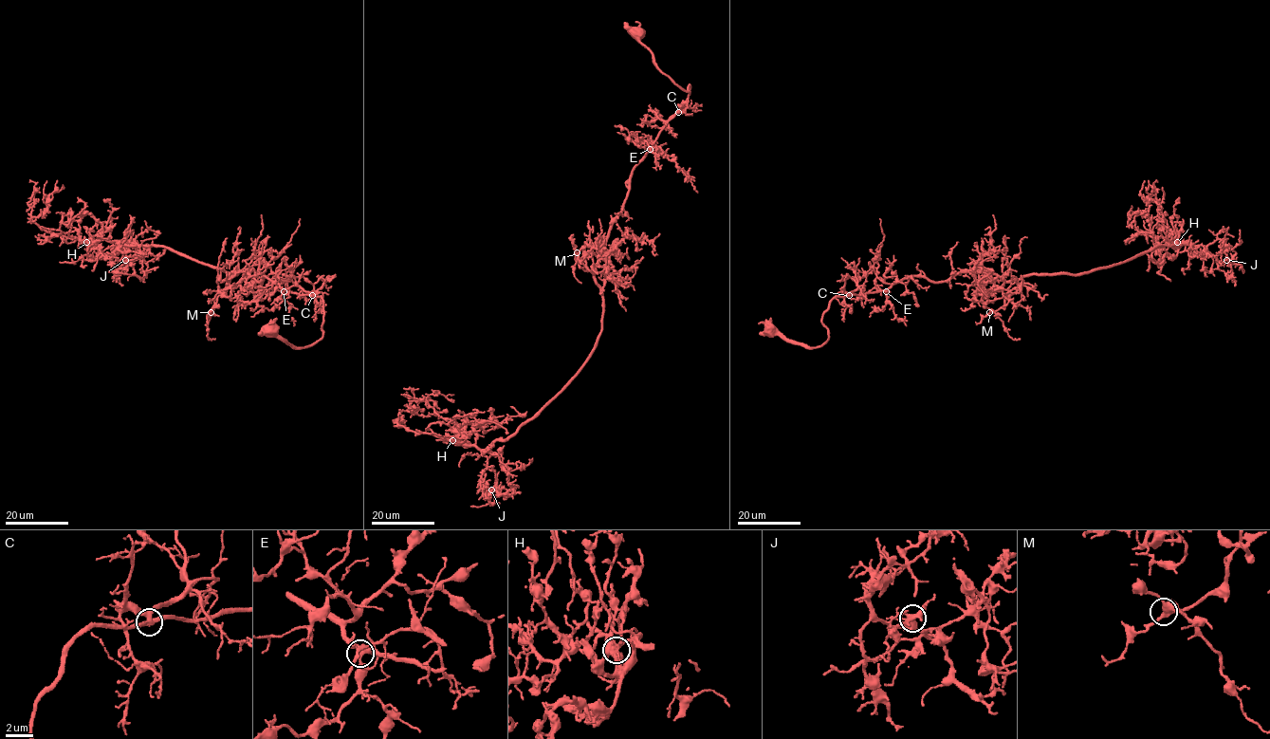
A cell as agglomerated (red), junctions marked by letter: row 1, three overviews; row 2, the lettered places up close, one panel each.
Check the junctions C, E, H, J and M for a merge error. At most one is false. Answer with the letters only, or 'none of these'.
C

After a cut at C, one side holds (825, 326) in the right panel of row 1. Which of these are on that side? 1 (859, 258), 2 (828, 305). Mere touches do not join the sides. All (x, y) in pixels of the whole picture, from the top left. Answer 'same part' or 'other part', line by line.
1: other part
2: same part

